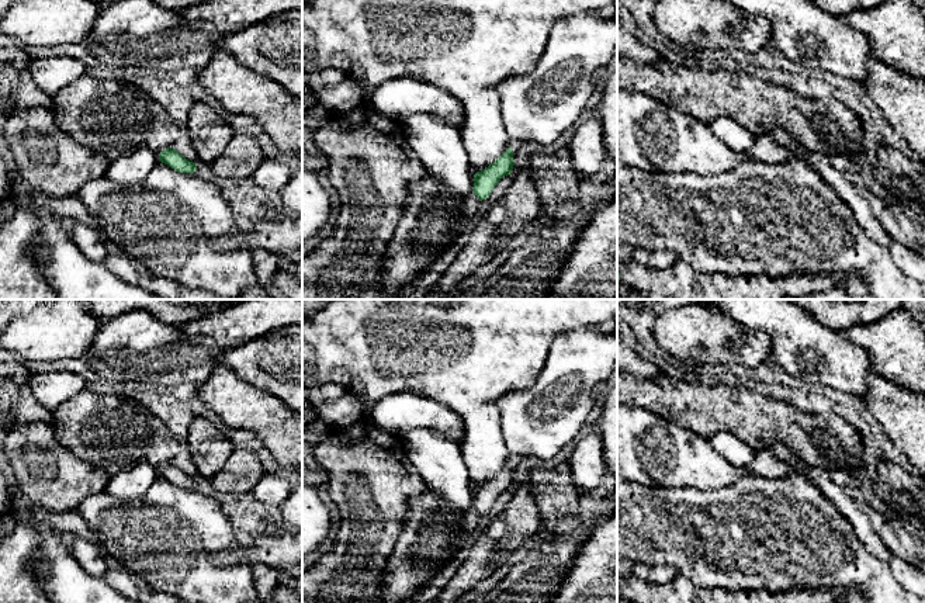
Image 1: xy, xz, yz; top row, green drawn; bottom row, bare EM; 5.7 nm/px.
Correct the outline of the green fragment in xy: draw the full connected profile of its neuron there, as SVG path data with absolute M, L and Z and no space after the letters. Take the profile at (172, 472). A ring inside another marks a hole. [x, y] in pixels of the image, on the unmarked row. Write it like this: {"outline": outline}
{"outline": "M167 462L159 468L159 476L167 479L169 482L174 484L180 488L190 488L193 489L197 485L197 479L186 474L180 469L176 464Z"}

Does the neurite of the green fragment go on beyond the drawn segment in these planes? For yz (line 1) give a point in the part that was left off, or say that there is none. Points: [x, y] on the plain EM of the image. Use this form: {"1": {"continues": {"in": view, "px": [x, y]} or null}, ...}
{"1": {"continues": null}}

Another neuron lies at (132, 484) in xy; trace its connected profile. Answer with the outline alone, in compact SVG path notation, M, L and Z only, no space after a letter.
M139 462L129 469L111 476L105 486L105 492L117 500L141 499L157 476L157 468L146 462Z

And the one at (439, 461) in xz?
M419 427L403 436L403 451L419 471L426 488L450 509L464 513L472 507L474 491L460 444L441 437L433 427Z

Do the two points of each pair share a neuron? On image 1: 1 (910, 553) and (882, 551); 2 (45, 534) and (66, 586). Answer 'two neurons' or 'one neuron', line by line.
1: two neurons
2: one neuron

